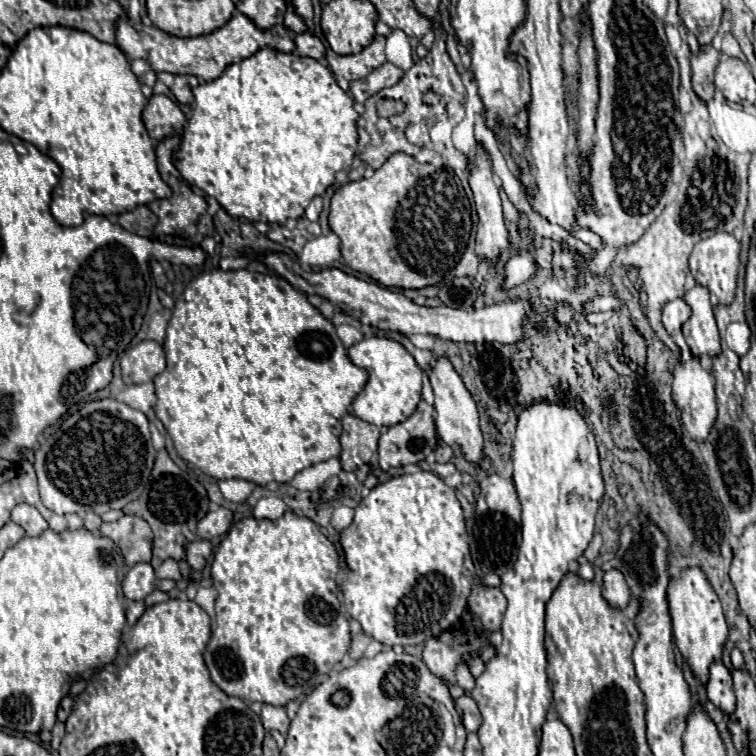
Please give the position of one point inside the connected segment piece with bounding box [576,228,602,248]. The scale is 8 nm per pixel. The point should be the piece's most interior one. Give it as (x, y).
(586, 236)

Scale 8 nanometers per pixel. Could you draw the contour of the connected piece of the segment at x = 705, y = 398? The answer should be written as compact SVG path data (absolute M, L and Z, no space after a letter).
M690 356L690 360L678 362L674 366L674 384L672 384L672 400L680 412L682 426L694 440L704 440L716 420L716 396L714 396L714 374L702 368L700 358Z

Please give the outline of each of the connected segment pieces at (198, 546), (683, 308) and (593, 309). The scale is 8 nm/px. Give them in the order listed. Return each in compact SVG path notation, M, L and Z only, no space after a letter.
M194 540L186 548L186 558L192 570L202 570L210 554L212 554L212 544L208 540Z
M676 298L662 308L662 322L664 322L664 328L668 334L680 332L682 324L688 320L688 316L690 316L690 306L682 298Z
M596 296L583 304L583 312L585 314L597 313L612 310L622 310L624 302L616 296Z

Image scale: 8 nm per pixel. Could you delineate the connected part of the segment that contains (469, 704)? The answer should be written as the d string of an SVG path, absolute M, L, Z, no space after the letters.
M468 694L456 698L454 702L456 702L456 706L462 710L462 722L464 722L464 728L466 728L468 732L476 732L478 726L480 726L480 712L478 712L476 702L474 702Z

